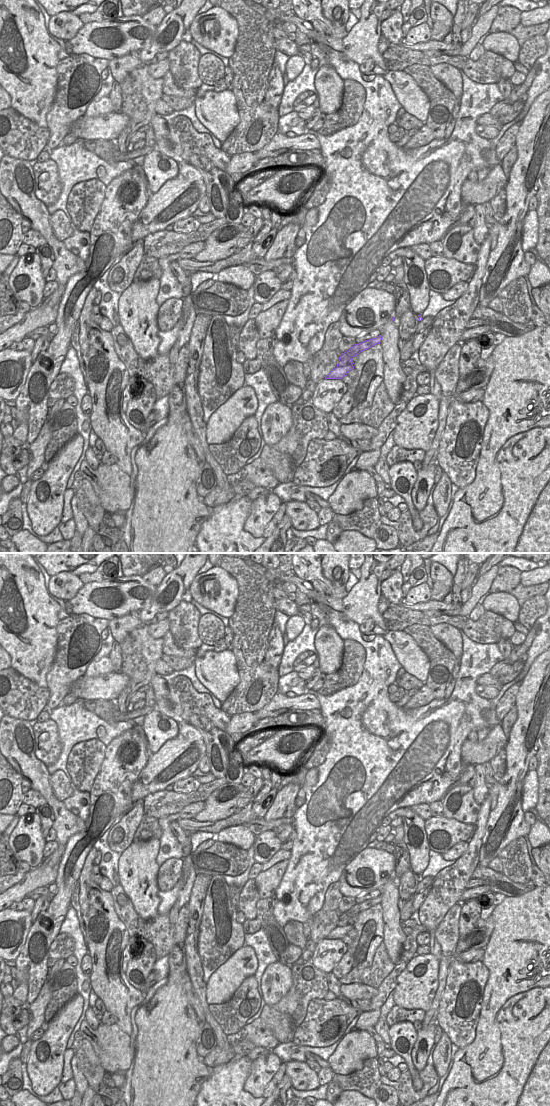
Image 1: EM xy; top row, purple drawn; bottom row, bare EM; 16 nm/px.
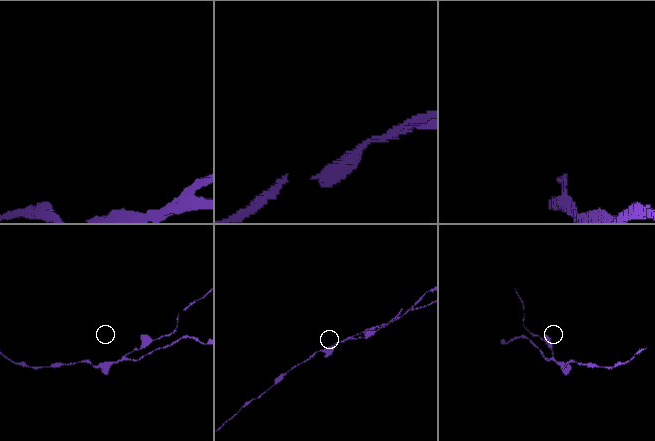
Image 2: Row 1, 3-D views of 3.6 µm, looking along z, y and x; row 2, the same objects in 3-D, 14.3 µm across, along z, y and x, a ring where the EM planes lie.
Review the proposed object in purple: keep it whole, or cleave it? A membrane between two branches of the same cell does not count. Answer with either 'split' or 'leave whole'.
split

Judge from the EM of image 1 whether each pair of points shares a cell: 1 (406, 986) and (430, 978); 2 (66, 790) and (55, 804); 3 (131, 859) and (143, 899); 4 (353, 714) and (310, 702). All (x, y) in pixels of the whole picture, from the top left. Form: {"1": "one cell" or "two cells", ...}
{"1": "one cell", "2": "two cells", "3": "one cell", "4": "two cells"}

